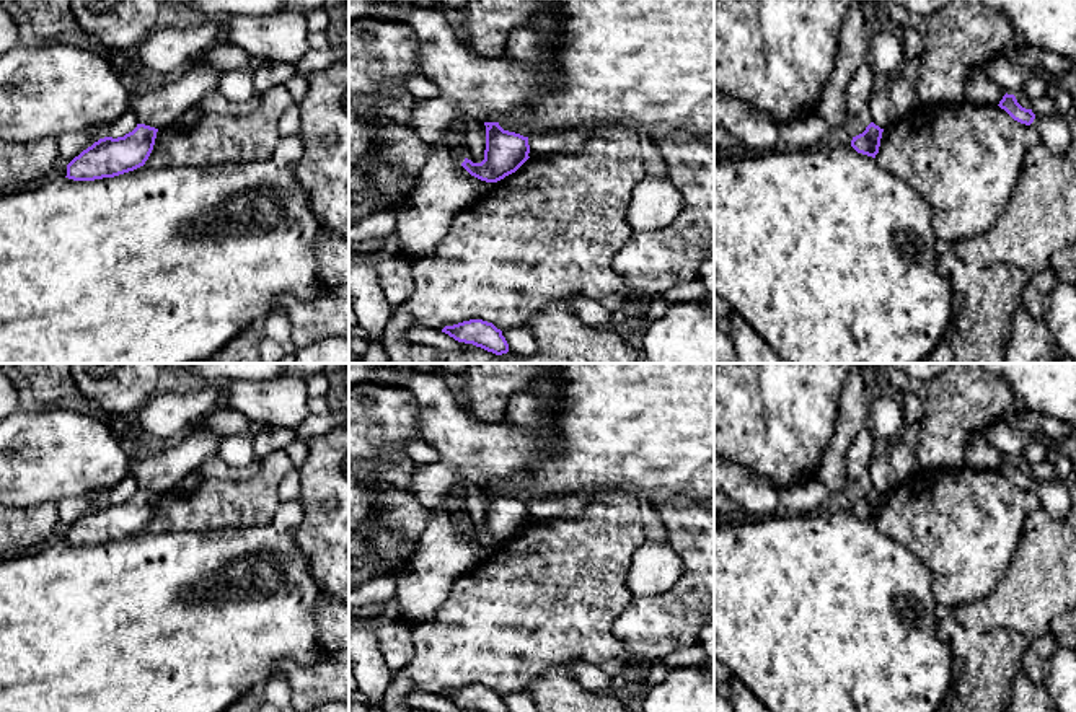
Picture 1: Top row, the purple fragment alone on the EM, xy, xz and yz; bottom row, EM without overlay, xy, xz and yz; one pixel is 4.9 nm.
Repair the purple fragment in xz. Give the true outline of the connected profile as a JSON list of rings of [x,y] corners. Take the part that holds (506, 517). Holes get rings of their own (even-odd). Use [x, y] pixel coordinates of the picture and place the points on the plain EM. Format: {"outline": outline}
{"outline": [[[484,487],[486,515],[481,528],[465,523],[461,531],[474,543],[497,547],[515,538],[530,521],[528,502],[504,495],[499,487]]]}

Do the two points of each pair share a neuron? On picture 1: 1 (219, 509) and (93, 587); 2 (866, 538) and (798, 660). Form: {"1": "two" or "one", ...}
{"1": "two", "2": "one"}

